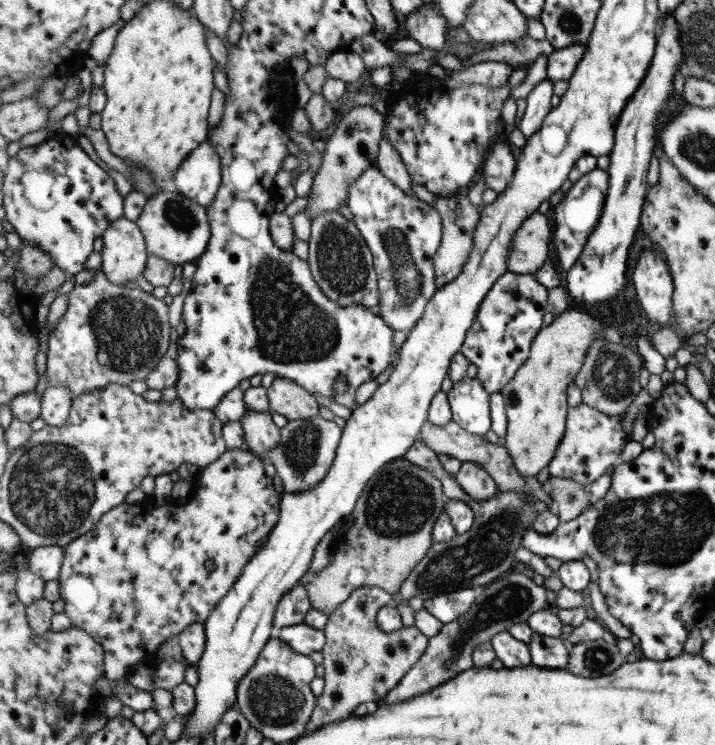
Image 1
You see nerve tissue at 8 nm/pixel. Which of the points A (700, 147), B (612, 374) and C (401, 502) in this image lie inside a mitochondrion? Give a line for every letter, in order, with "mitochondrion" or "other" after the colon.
A: mitochondrion
B: mitochondrion
C: mitochondrion

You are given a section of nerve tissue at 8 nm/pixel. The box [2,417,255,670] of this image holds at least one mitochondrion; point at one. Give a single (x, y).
(51, 487)

